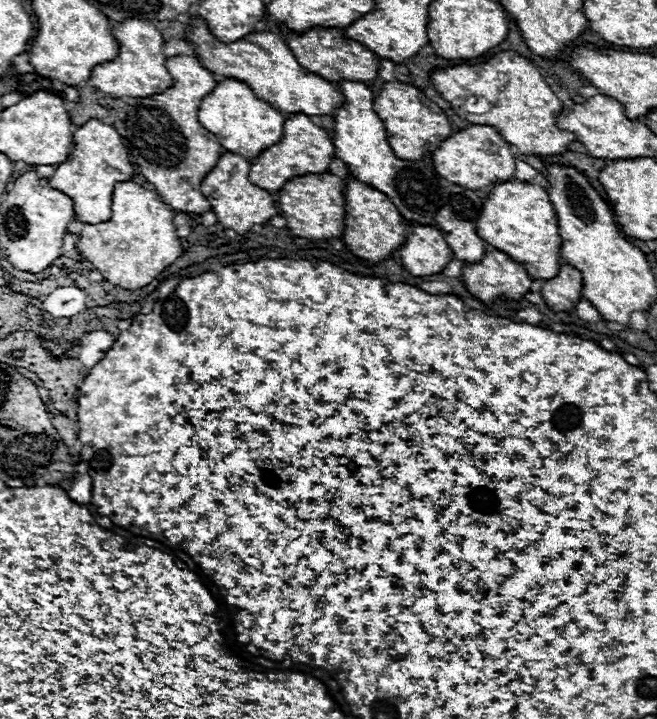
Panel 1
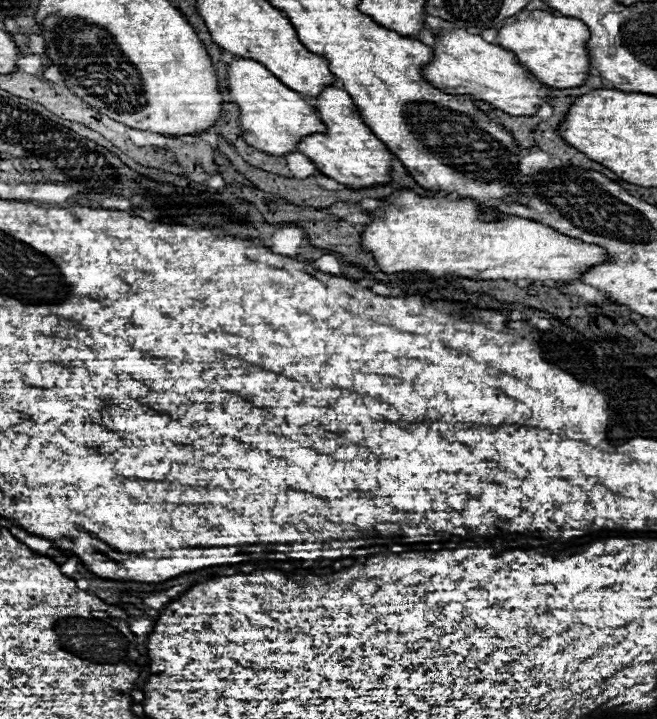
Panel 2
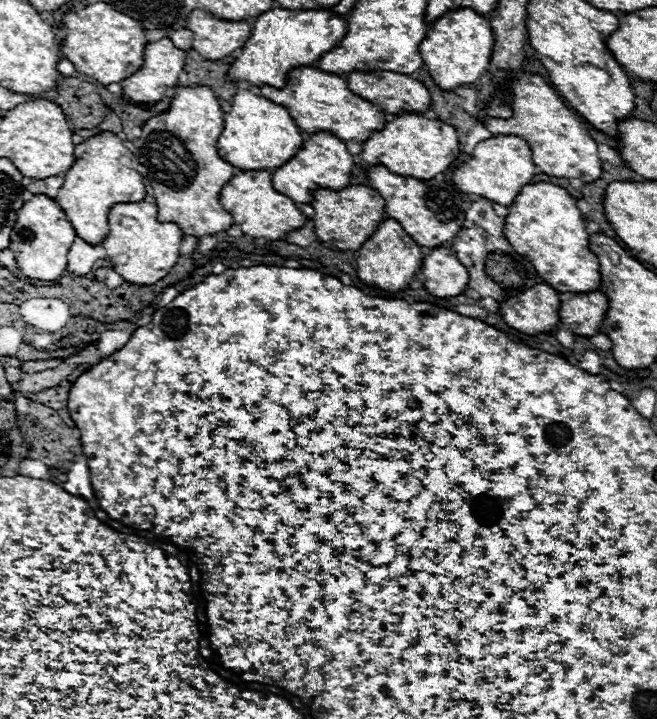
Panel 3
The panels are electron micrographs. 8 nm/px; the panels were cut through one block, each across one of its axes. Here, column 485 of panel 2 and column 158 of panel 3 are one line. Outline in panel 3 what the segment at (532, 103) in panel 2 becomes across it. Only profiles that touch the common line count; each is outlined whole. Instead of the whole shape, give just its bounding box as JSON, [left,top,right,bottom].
[120,38,186,102]

